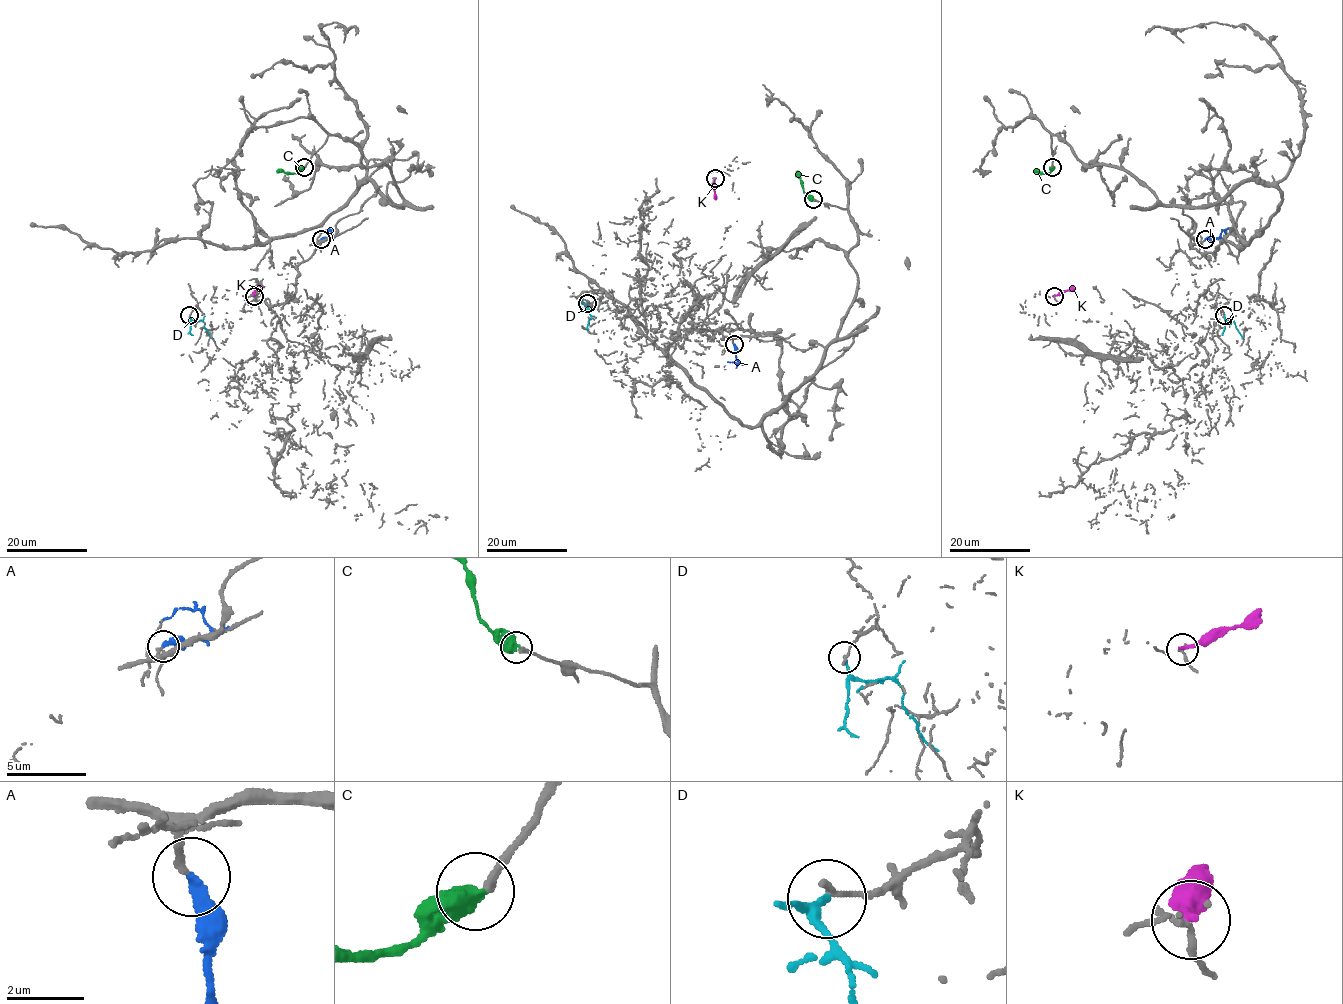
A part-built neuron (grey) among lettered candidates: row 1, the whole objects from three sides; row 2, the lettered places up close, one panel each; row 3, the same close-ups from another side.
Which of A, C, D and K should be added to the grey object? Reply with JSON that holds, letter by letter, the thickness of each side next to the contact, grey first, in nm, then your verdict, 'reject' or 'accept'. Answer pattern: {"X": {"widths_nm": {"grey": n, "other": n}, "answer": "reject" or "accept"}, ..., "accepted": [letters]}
{"A": {"widths_nm": {"grey": 180, "other": 320}, "answer": "accept"}, "C": {"widths_nm": {"grey": 240, "other": 750}, "answer": "accept"}, "D": {"widths_nm": {"grey": 140, "other": 160}, "answer": "reject"}, "K": {"widths_nm": {"grey": 200, "other": 240}, "answer": "reject"}, "accepted": ["A", "C"]}

